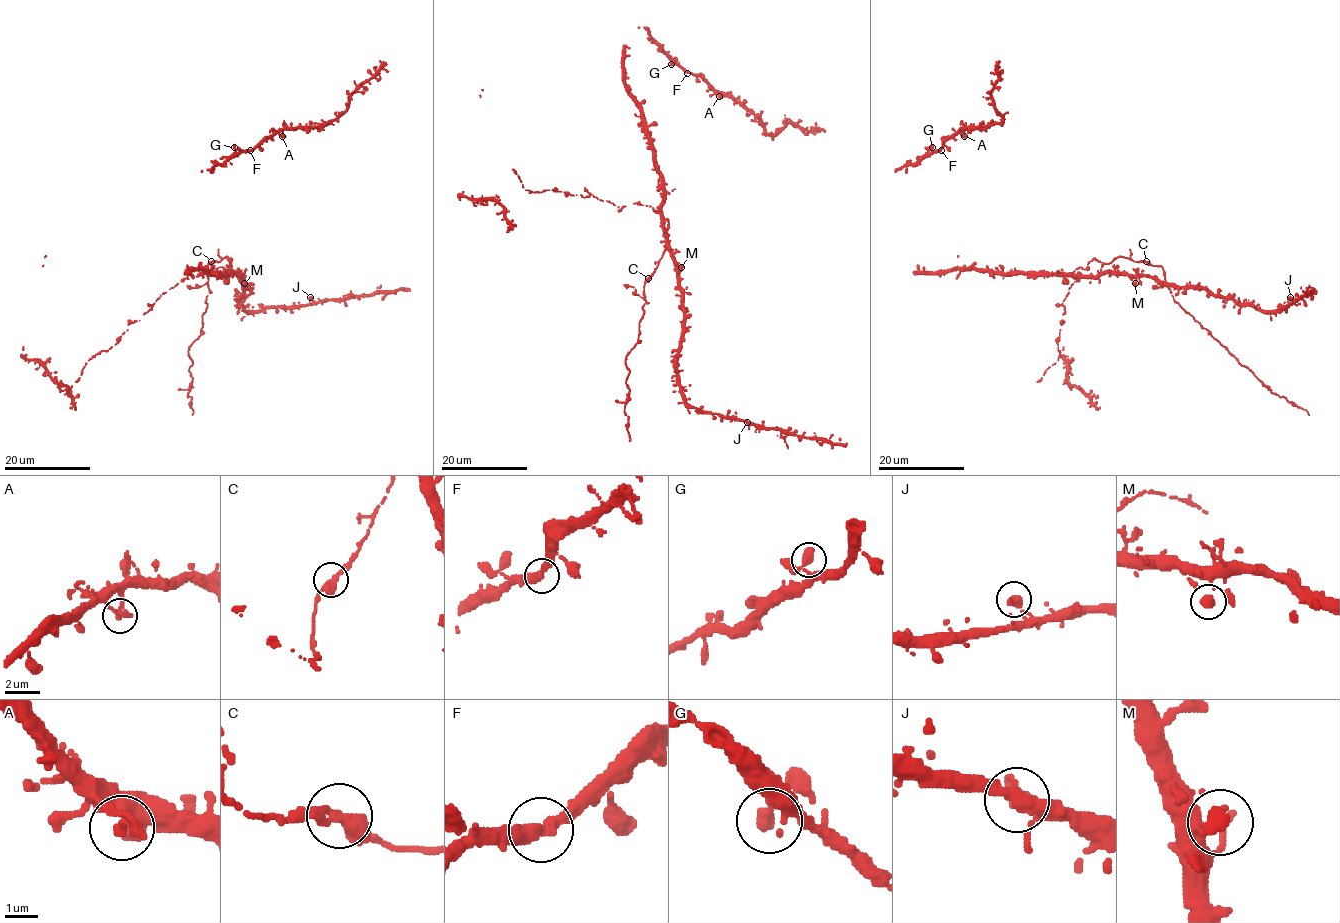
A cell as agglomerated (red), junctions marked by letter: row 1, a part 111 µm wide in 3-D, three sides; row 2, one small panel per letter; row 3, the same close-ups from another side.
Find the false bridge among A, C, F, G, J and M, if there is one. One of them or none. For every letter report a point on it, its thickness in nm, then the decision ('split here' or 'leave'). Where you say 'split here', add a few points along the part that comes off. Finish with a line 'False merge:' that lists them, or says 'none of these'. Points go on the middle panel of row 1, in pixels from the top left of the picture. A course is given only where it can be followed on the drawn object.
A: (719, 96) | 280 nm | leave
C: (648, 278) | 400 nm | leave
F: (687, 73) | 360 nm | leave
G: (671, 64) | 480 nm | leave
J: (747, 422) | 480 nm | leave
M: (681, 267) | 440 nm | leave
False merge: none of these

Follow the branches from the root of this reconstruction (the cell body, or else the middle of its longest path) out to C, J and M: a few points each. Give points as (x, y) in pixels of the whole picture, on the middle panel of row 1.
C: (661, 206), (661, 223), (667, 243), (654, 272), (648, 277)
J: (661, 206), (667, 248), (682, 295), (683, 337), (676, 366), (682, 397), (701, 410), (747, 422)
M: (661, 206), (667, 248), (674, 263), (681, 267)

